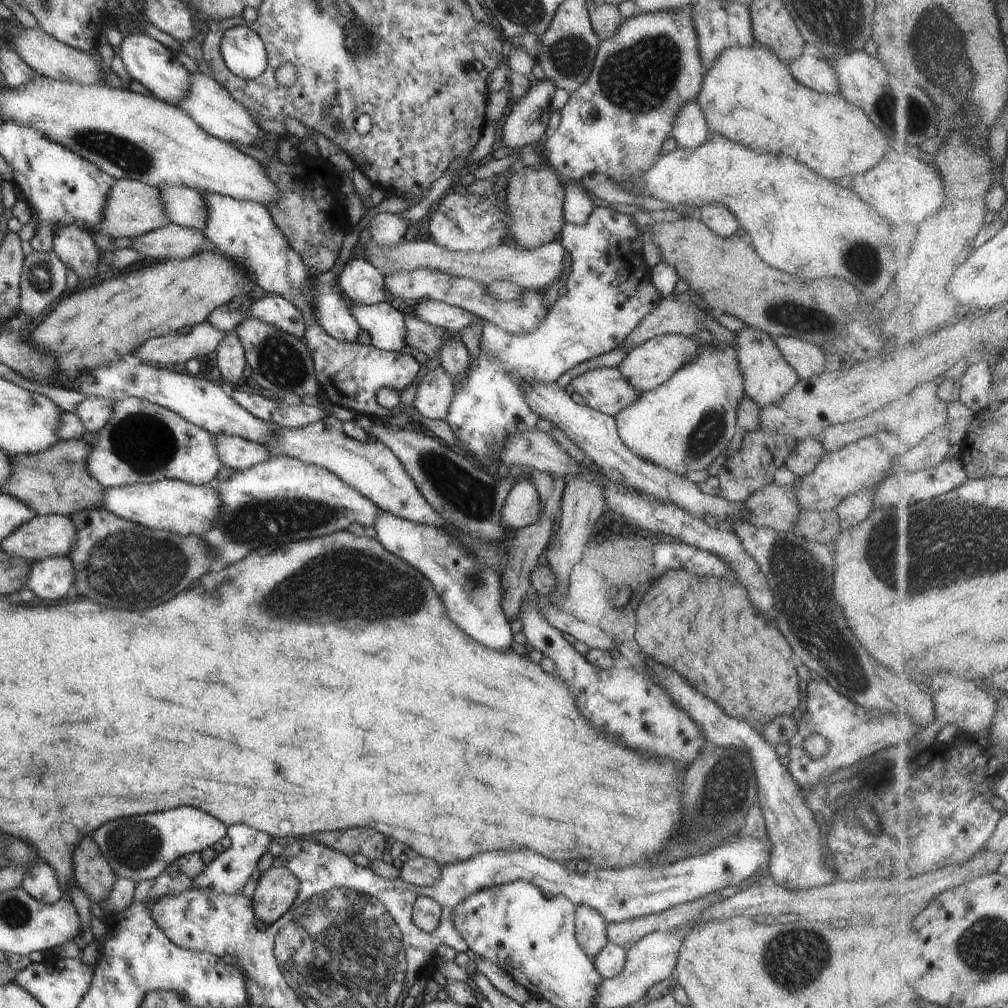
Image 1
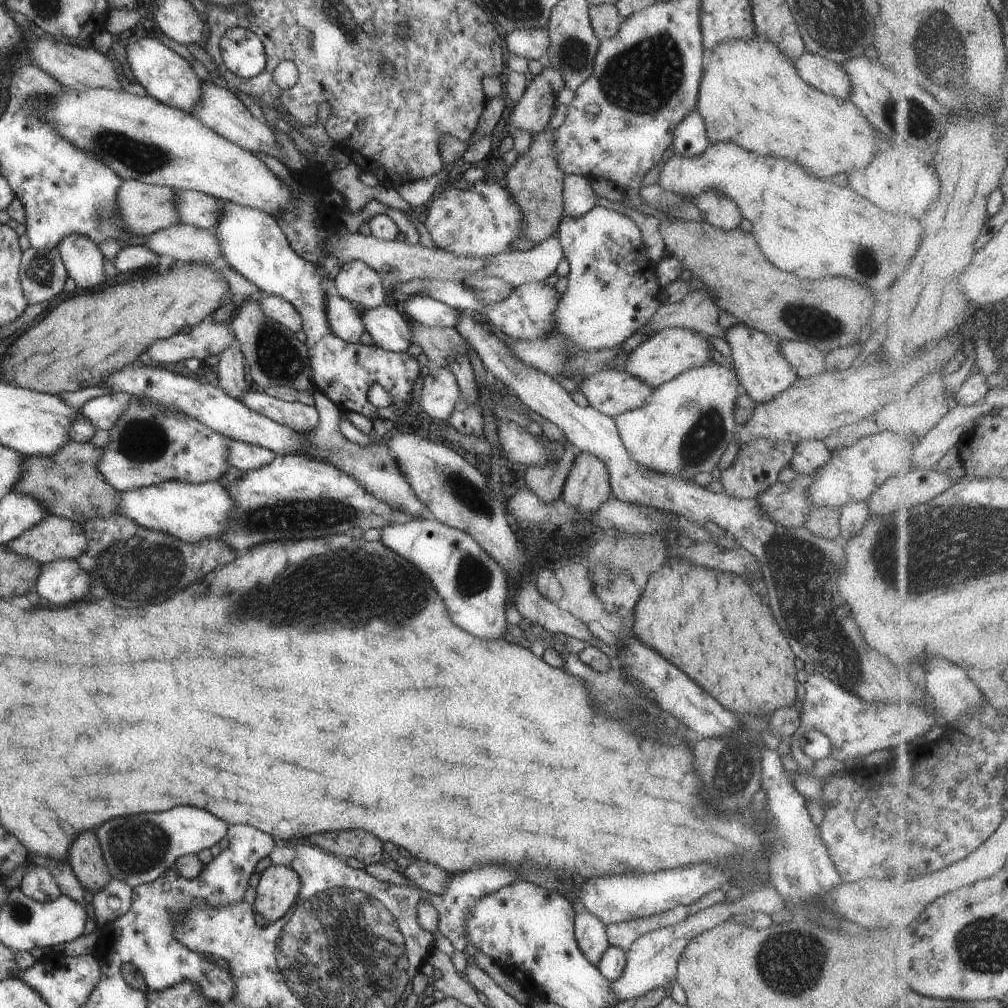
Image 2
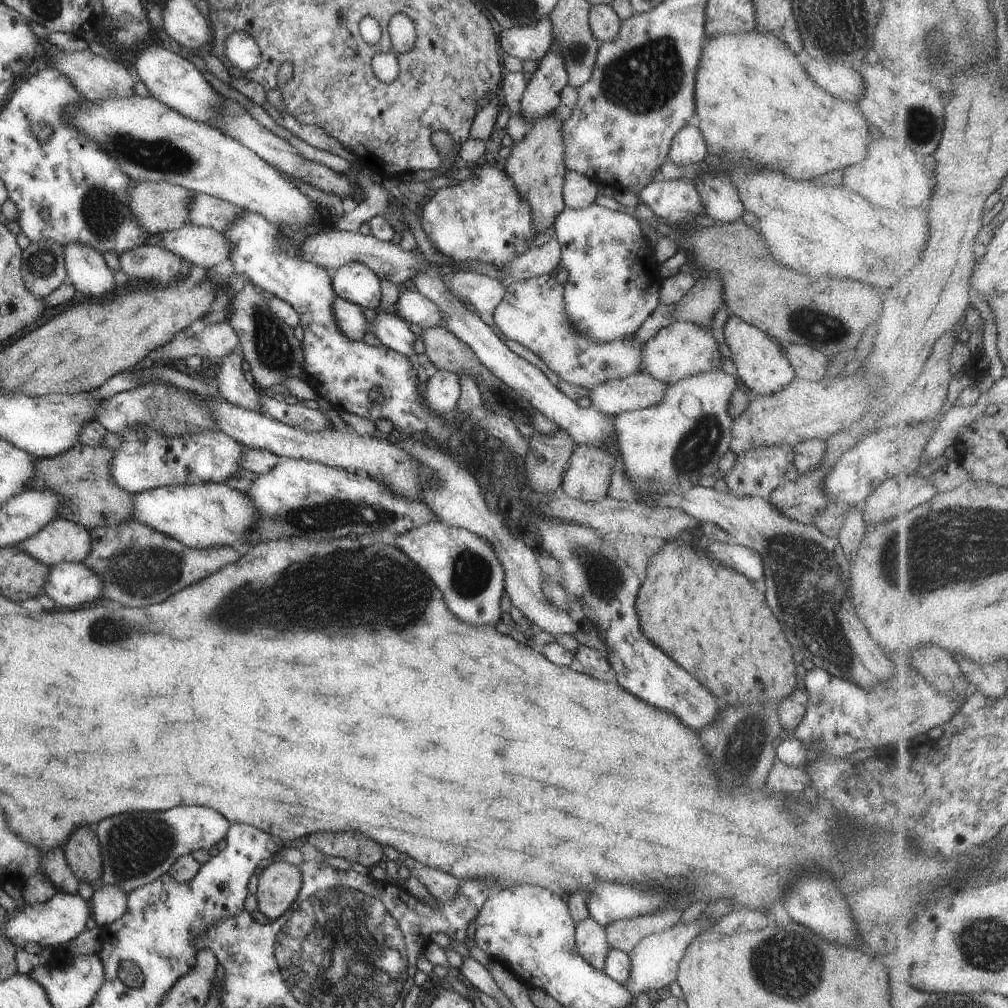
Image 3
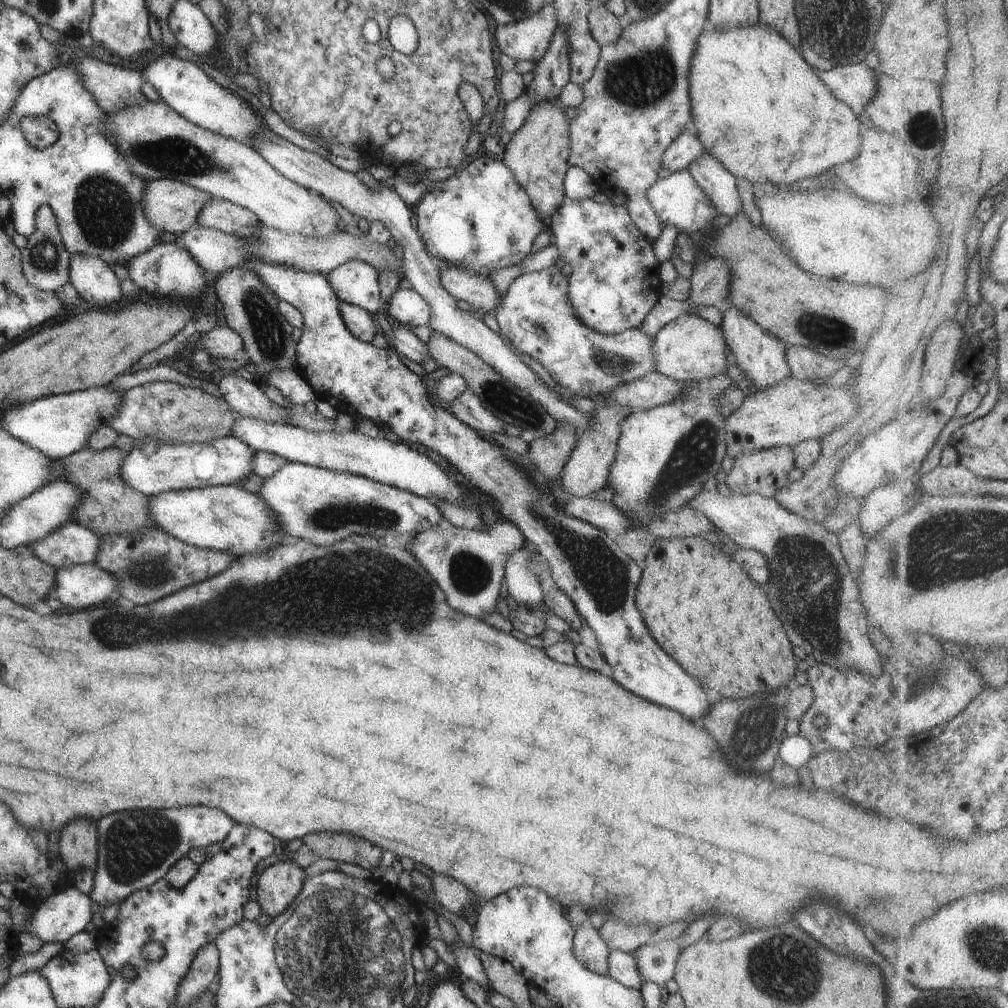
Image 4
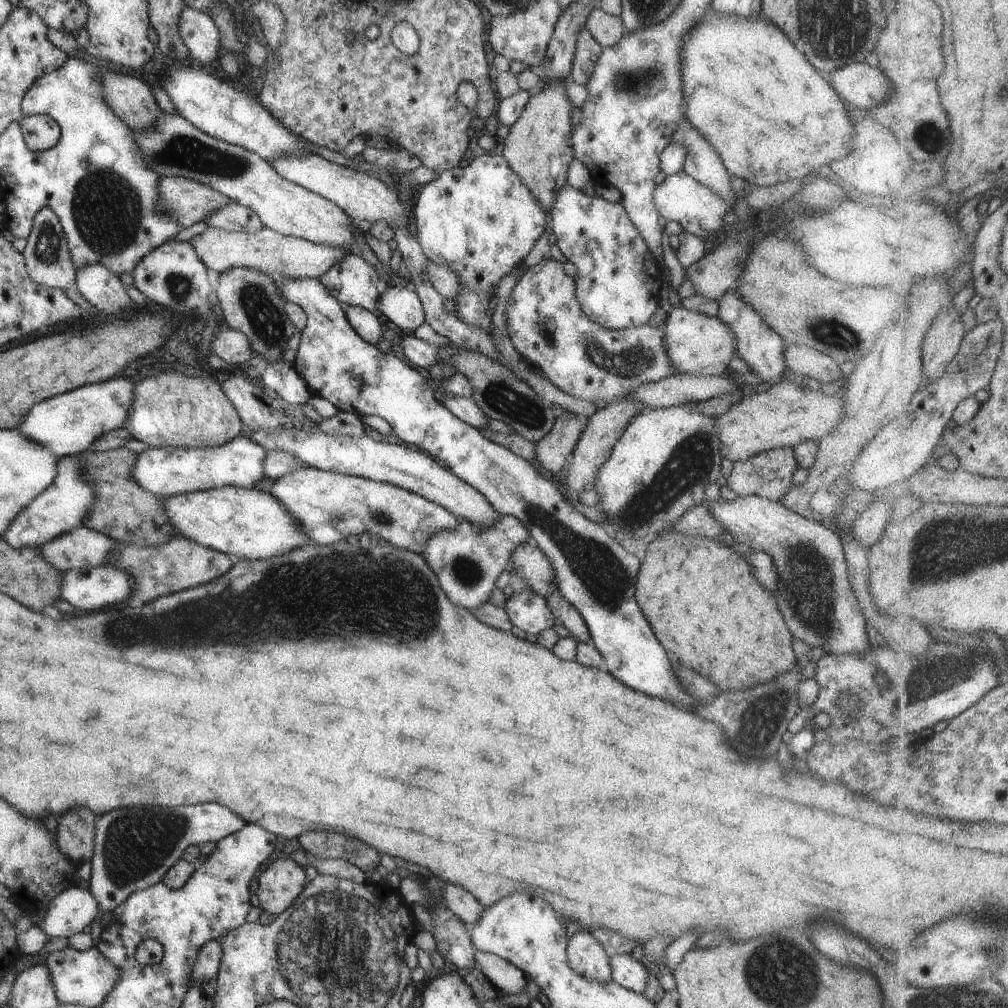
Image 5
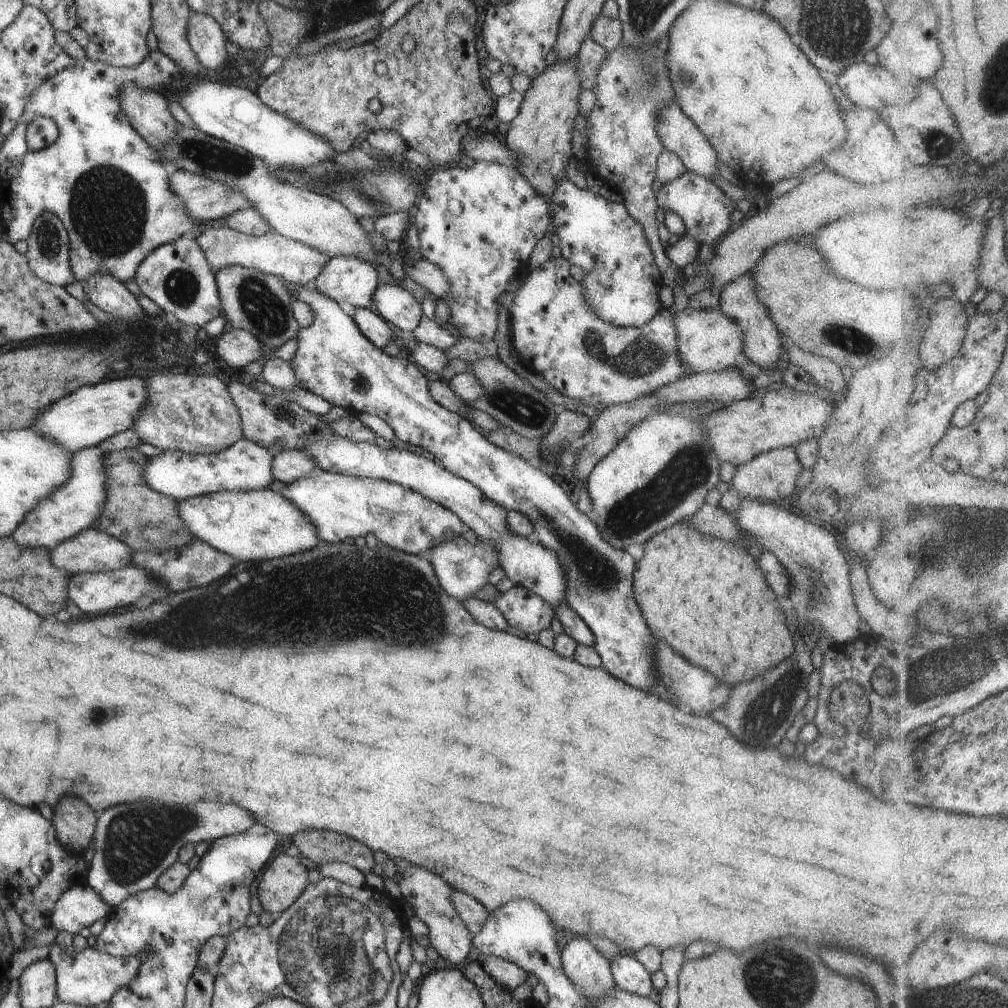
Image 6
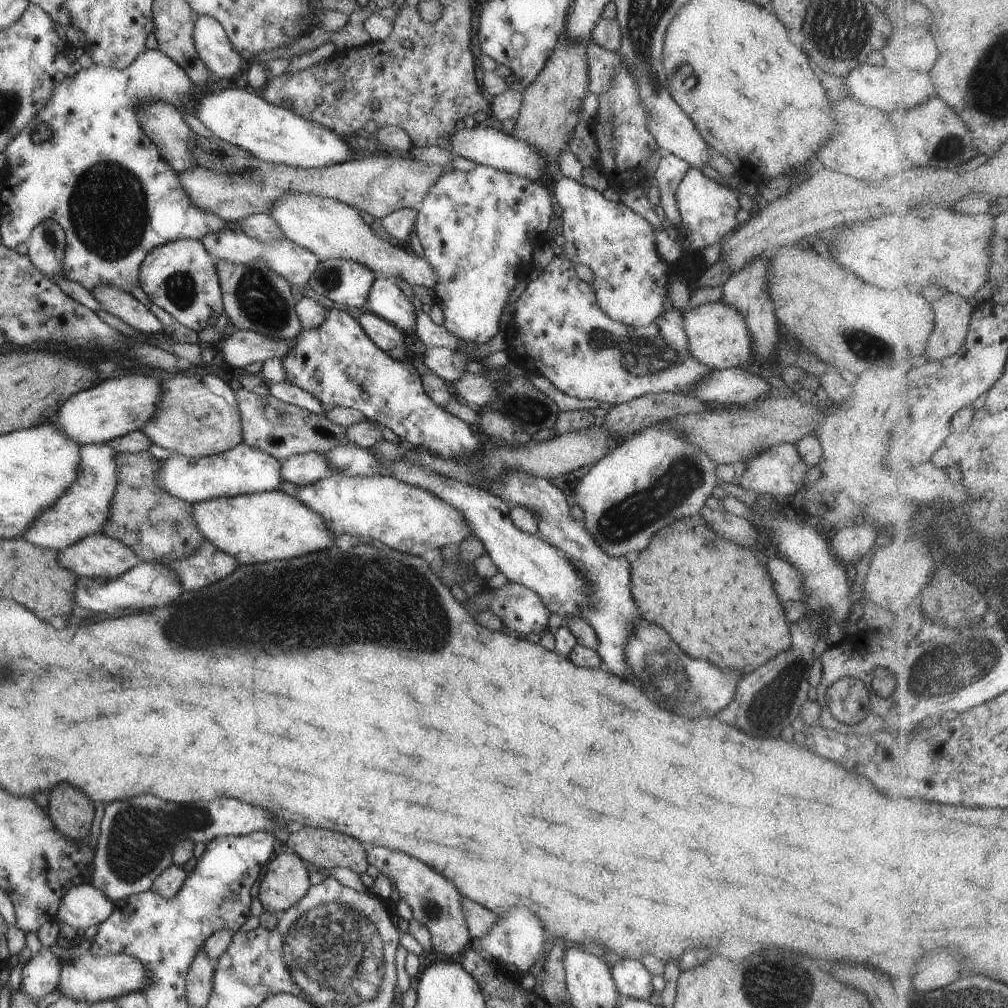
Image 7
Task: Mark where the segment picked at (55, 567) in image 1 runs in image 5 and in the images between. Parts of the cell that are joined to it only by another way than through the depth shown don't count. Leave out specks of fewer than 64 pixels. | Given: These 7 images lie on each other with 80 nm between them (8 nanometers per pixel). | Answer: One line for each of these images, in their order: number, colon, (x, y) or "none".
2: (61, 581)
3: (70, 584)
4: (84, 585)
5: (94, 588)

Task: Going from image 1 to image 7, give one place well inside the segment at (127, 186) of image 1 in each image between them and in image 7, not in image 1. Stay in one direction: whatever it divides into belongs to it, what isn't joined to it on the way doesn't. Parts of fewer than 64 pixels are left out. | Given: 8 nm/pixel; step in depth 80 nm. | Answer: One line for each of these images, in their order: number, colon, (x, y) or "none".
2: (144, 209)
3: (158, 207)
4: (172, 206)
5: (188, 201)
6: (205, 199)
7: (378, 184)

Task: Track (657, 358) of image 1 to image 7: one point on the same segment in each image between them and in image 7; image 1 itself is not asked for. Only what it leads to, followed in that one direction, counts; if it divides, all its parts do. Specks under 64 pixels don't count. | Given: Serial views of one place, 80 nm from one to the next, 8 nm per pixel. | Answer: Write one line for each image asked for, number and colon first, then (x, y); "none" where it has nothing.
2: (666, 353)
3: (680, 349)
4: (688, 348)
5: (698, 344)
6: (707, 340)
7: (717, 335)

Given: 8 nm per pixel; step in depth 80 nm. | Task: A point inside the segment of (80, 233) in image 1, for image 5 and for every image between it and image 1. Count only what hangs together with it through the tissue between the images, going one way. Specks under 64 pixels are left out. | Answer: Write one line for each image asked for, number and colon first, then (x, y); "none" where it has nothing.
2: (85, 265)
3: (85, 269)
4: (92, 278)
5: (102, 288)

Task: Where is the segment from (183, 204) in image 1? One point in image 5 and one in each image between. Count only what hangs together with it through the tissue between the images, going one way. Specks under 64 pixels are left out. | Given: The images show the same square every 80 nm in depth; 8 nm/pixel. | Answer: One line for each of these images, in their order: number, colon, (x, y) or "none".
2: (193, 208)
3: (203, 210)
4: (225, 216)
5: (233, 217)

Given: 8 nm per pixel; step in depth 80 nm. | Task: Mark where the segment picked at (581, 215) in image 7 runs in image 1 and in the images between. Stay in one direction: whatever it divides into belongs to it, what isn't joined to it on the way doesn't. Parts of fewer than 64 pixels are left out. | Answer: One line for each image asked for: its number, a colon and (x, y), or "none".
1: (608, 293)
2: (611, 291)
3: (613, 280)
4: (613, 284)
5: (618, 280)
6: (621, 283)

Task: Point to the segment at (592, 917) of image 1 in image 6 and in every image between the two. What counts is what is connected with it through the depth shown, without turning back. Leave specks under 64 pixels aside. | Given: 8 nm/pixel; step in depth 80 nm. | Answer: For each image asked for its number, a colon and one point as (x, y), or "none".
2: (590, 933)
3: (590, 941)
4: (588, 947)
5: (585, 955)
6: (588, 971)

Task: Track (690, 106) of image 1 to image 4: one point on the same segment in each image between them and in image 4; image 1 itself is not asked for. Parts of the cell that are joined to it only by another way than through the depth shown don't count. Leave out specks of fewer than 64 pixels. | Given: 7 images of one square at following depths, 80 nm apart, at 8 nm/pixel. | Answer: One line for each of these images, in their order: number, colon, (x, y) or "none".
2: (689, 138)
3: (687, 146)
4: (685, 147)

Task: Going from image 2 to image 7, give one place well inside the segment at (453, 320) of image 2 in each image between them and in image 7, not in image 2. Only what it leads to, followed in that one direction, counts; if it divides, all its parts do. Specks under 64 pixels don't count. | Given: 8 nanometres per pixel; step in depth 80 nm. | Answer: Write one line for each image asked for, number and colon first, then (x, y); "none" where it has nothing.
3: (411, 306)
4: (405, 307)
5: (402, 307)
6: (394, 304)
7: (385, 299)

